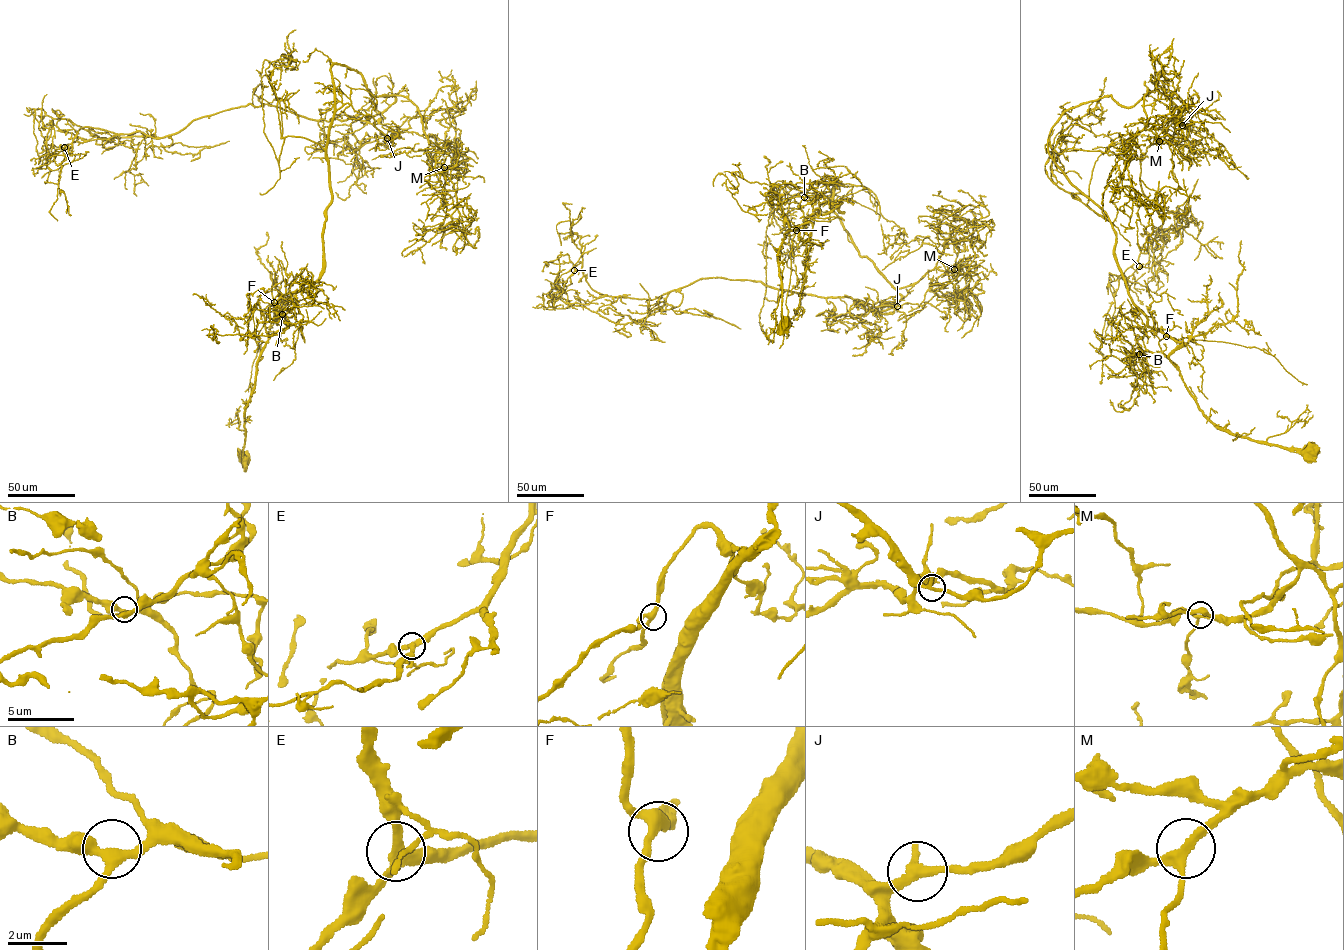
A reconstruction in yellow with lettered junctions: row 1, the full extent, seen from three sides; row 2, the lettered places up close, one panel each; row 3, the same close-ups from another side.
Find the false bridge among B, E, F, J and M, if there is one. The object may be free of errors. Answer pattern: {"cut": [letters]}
{"cut": []}

